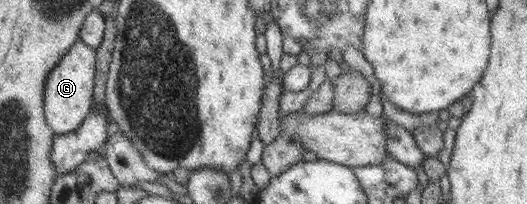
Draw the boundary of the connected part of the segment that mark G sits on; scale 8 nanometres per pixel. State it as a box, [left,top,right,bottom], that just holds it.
[43,39,96,136]

